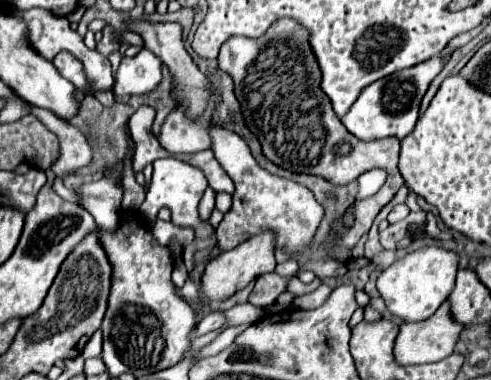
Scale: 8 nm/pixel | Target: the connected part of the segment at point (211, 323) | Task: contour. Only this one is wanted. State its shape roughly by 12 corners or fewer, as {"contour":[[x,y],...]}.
{"contour":[[222,313],[206,315],[196,325],[196,335],[206,335],[226,325]]}

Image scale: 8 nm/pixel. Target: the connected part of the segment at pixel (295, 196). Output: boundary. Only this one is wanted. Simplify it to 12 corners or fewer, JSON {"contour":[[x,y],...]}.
{"contour":[[210,125],[234,181],[216,229],[220,251],[272,231],[276,249],[314,243],[324,207],[262,169],[242,137]]}

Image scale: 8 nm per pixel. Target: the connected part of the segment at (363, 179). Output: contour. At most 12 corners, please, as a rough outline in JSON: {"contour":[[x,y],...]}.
{"contour":[[373,169],[358,179],[356,200],[378,192],[386,182],[383,169]]}

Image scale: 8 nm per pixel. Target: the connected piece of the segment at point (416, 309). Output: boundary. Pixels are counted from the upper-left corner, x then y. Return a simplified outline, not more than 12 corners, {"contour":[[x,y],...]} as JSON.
{"contour":[[422,247],[378,277],[388,311],[422,321],[448,299],[458,257]]}

